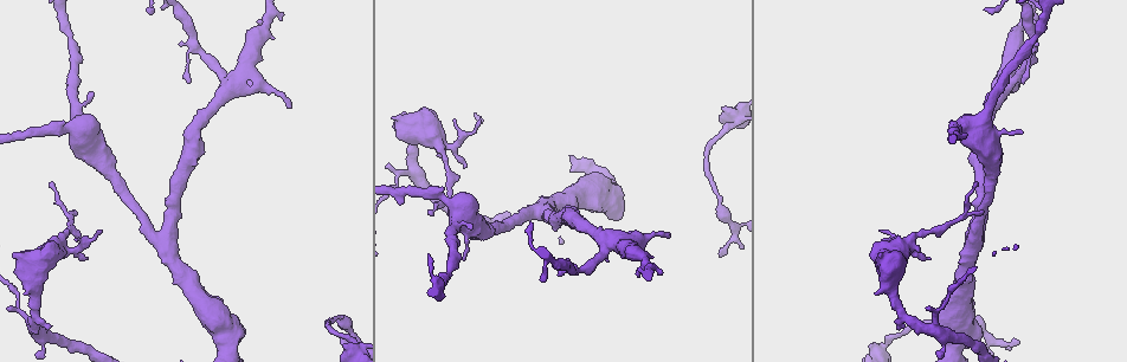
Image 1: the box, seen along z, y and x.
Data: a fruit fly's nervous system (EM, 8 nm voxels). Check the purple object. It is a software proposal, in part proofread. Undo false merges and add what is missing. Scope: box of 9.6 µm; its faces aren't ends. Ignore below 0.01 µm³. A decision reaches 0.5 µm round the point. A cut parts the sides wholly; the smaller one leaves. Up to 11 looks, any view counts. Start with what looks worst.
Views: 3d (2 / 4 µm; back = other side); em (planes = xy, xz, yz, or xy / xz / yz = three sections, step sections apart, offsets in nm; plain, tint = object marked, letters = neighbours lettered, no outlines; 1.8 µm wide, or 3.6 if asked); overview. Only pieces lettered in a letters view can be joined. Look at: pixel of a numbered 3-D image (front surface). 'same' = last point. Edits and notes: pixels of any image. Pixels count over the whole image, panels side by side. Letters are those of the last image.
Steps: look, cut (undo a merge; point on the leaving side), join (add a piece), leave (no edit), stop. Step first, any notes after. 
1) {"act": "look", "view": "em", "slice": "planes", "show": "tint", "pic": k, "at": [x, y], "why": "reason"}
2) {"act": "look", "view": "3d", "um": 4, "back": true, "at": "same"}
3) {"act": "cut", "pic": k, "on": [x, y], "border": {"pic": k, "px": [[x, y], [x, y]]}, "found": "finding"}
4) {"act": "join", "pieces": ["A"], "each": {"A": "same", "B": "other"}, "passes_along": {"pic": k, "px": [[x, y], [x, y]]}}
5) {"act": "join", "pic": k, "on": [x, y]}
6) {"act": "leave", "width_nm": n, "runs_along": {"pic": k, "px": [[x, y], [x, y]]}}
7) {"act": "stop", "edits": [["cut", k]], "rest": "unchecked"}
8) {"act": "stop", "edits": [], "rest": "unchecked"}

{"act": "look", "view": "3d", "um": 2, "pic": 1, "at": [719, 256], "why": "an open end"}

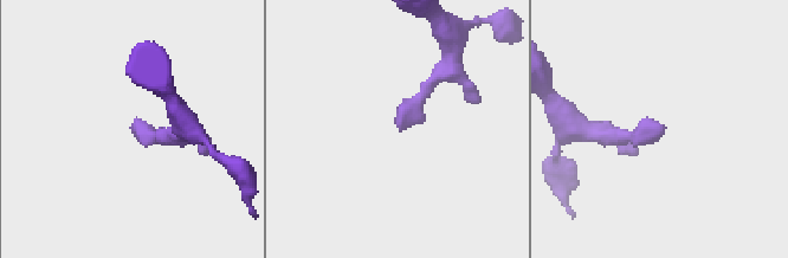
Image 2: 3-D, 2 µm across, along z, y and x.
{"act": "look", "view": "em", "slice": "xy", "step": 4, "show": "letters", "pic": 2, "at": [397, 127], "why": "need the tissue"}

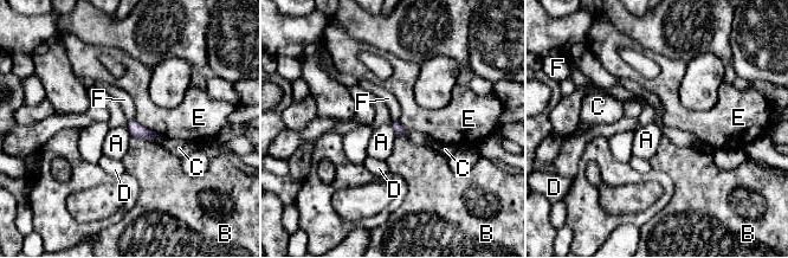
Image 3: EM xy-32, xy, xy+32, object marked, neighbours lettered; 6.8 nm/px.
{"act": "leave", "each": {"A": "other", "B": "other", "C": "other", "D": "other", "E": "other", "F": "other"}, "border": {"pic": 3, "px": [[126, 126], [131, 136]]}, "found": "none of them fits"}

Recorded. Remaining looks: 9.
{"act": "look", "view": "3d", "um": 4, "pic": 1, "at": [347, 347], "why": "an open end"}

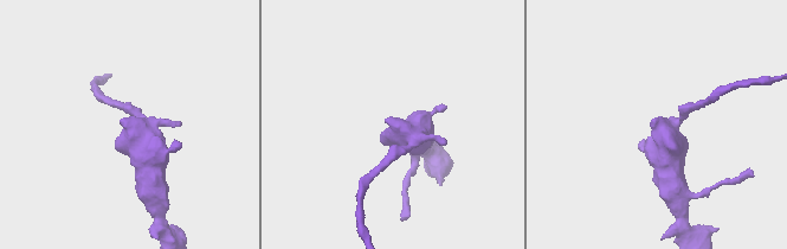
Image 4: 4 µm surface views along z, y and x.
{"act": "look", "view": "em", "slice": "xz", "step": 16, "show": "letters", "pic": 4, "at": [121, 122], "why": "shape alone is not enough"}

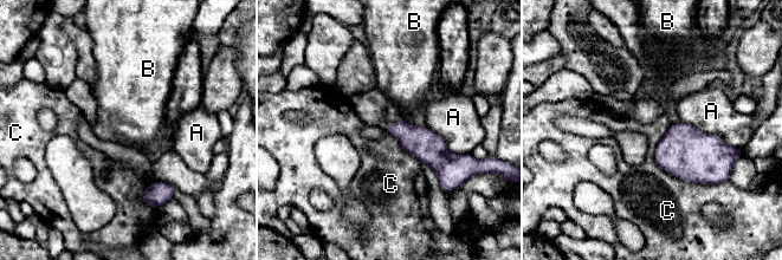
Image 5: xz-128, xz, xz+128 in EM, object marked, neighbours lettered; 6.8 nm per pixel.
{"act": "look", "view": "em", "slice": "yz", "step": 8, "show": "letters", "at": "same", "why": "another direction"}

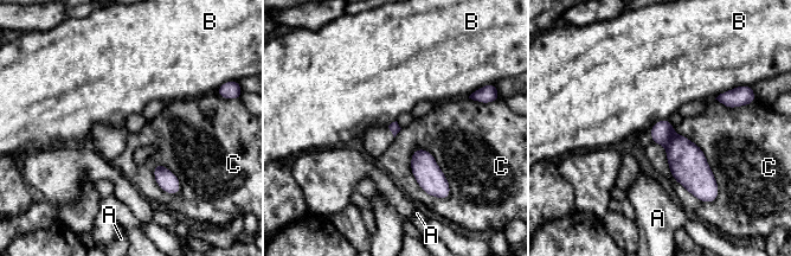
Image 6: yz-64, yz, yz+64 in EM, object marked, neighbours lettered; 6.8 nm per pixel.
{"act": "leave", "each": {"A": "other", "B": "other", "C": "other"}, "border": {"pic": 6, "px": [[418, 147], [411, 173], [442, 199]]}, "found": "no lettered piece goes on from it"}

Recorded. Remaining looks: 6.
{"act": "look", "view": "em", "slice": "yz", "step": 8, "show": "tint", "pic": 1, "at": [1009, 85], "why": "four or more arms meet"}

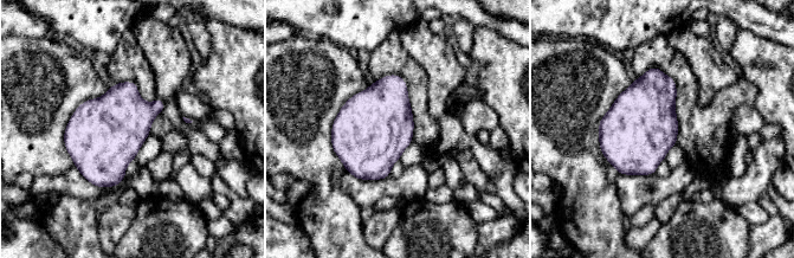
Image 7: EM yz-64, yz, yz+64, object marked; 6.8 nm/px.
{"act": "look", "view": "em", "slice": "planes", "show": "letters", "at": "same", "why": "another direction"}

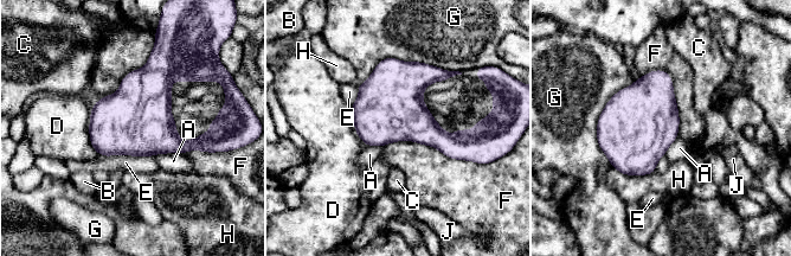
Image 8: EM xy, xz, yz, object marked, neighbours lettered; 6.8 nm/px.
{"act": "leave", "width_nm": 460, "each": {"A": "other", "B": "other", "C": "other", "D": "other", "E": "other", "F": "other", "G": "other", "H": "other", "J": "other"}, "border": {"pic": 8, "px": [[383, 146], [416, 141], [473, 161]]}, "found": "all the same neuron"}

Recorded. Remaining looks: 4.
{"act": "look", "view": "em", "slice": "yz", "step": 16, "show": "letters", "pic": 1, "at": [479, 120], "why": "tapers out"}

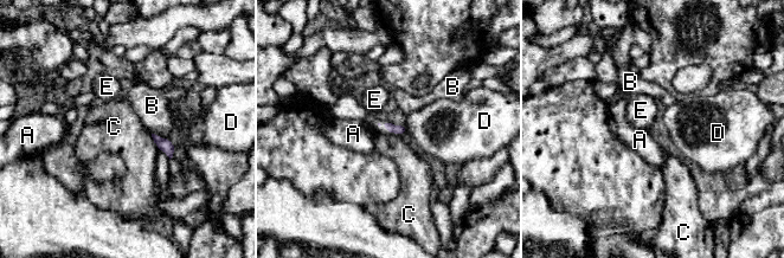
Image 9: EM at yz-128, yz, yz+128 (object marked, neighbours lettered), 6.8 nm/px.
{"act": "leave", "each": {"A": "other", "B": "other", "C": "other", "D": "other", "E": "other"}, "border": {"pic": 9, "px": [[150, 134], [158, 148]]}, "found": "no lettered piece goes on from it"}

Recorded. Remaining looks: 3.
{"act": "stop", "edits": [], "rest": "unchecked"}

